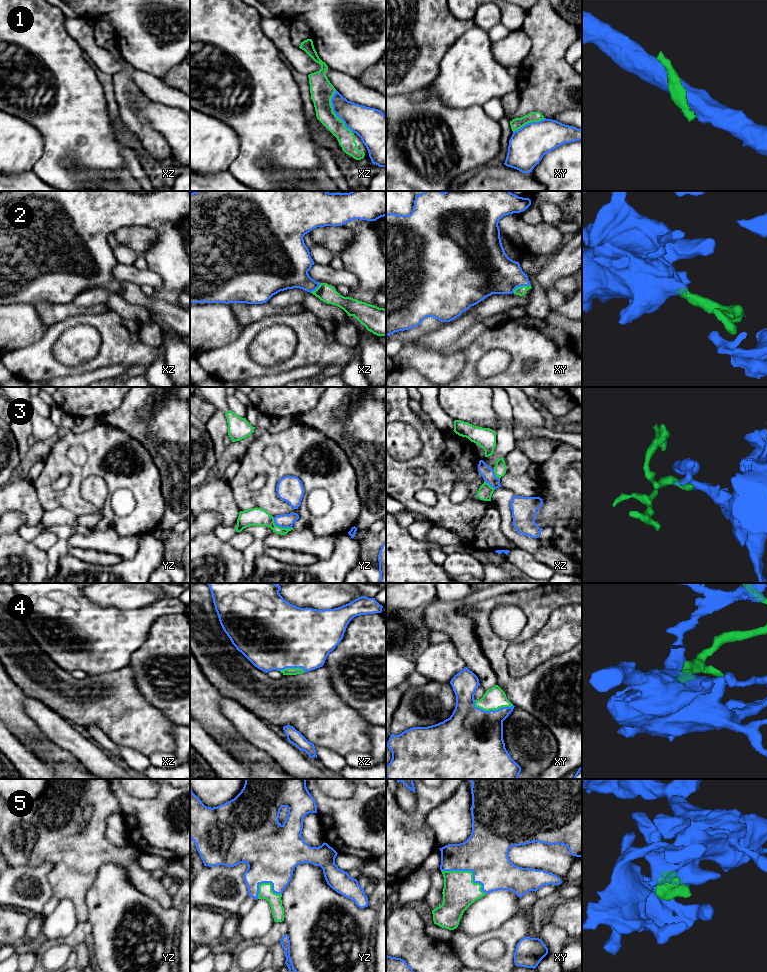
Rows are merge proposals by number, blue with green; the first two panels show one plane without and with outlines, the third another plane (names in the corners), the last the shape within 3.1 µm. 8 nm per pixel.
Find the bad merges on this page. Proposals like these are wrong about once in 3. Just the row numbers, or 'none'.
1, 3

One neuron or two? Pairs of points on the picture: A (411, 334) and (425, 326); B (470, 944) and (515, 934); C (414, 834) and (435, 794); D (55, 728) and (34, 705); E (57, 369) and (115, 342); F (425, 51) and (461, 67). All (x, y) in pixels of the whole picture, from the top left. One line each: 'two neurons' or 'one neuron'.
A: one neuron
B: one neuron
C: one neuron
D: one neuron
E: one neuron
F: two neurons

